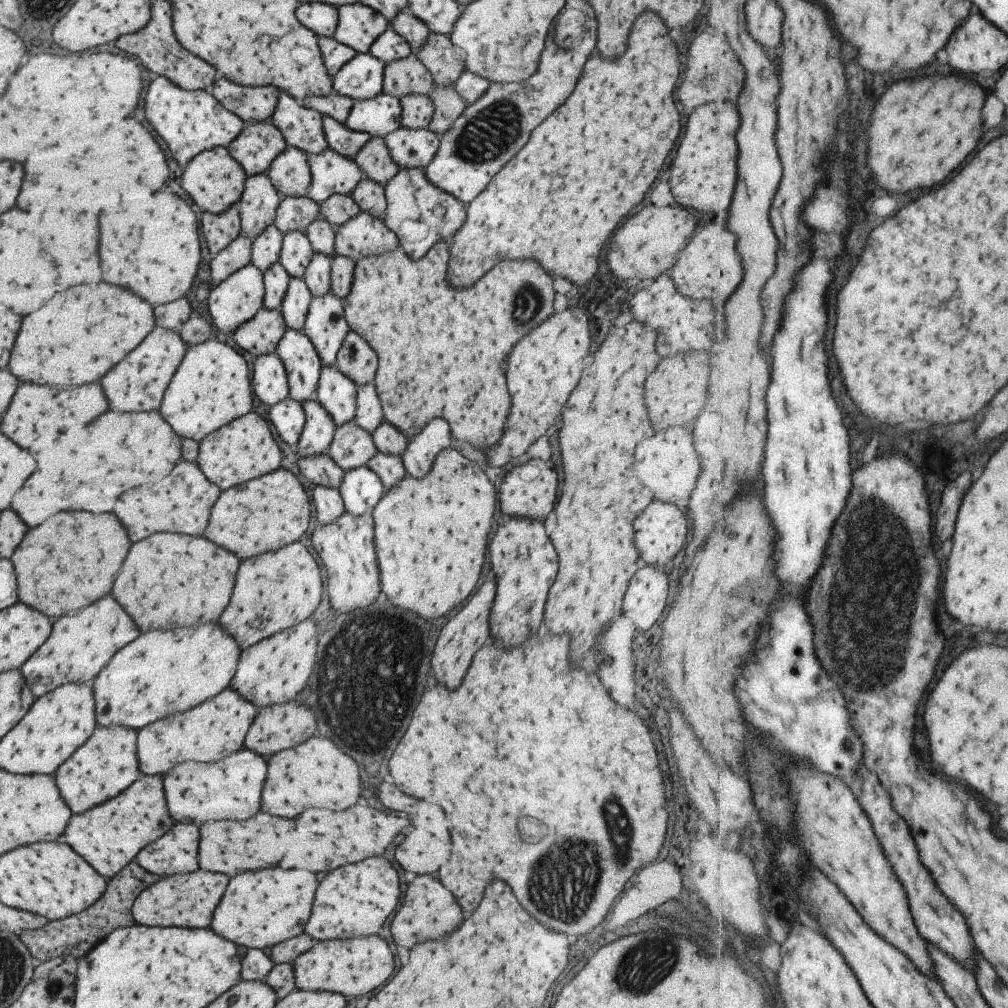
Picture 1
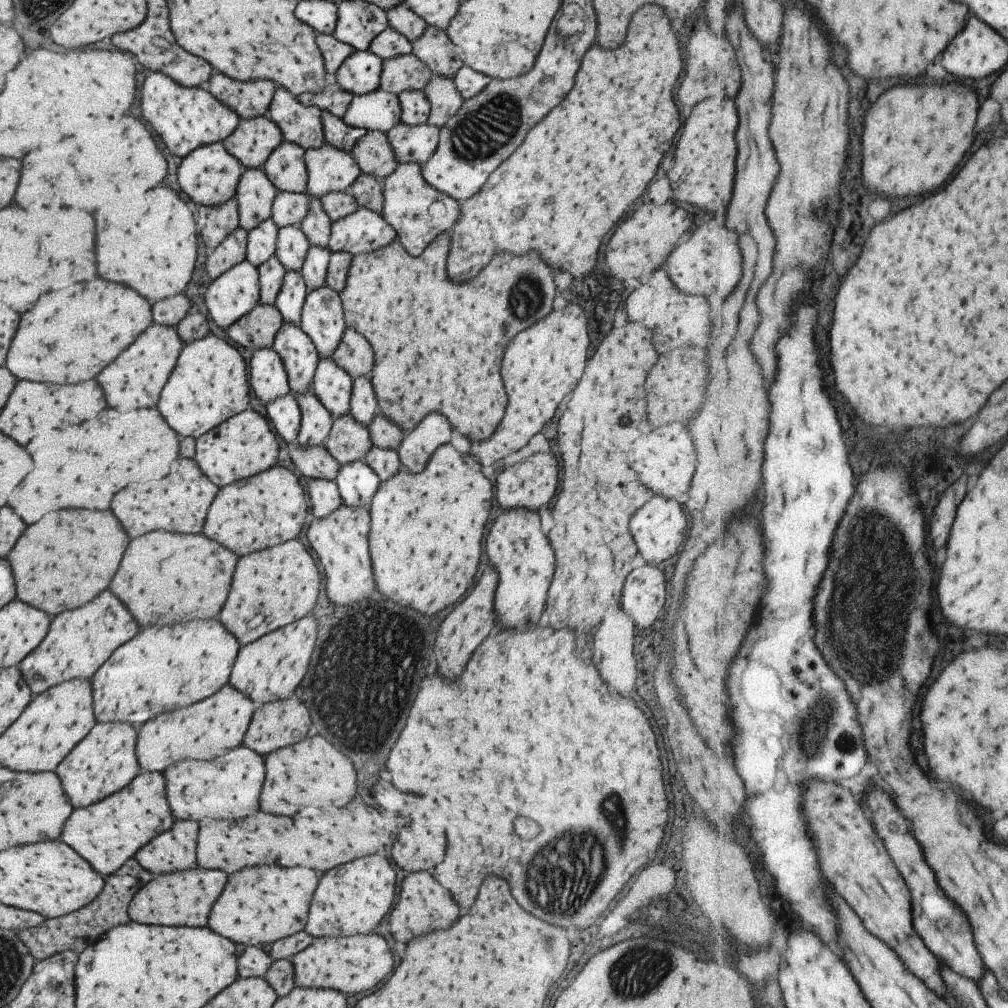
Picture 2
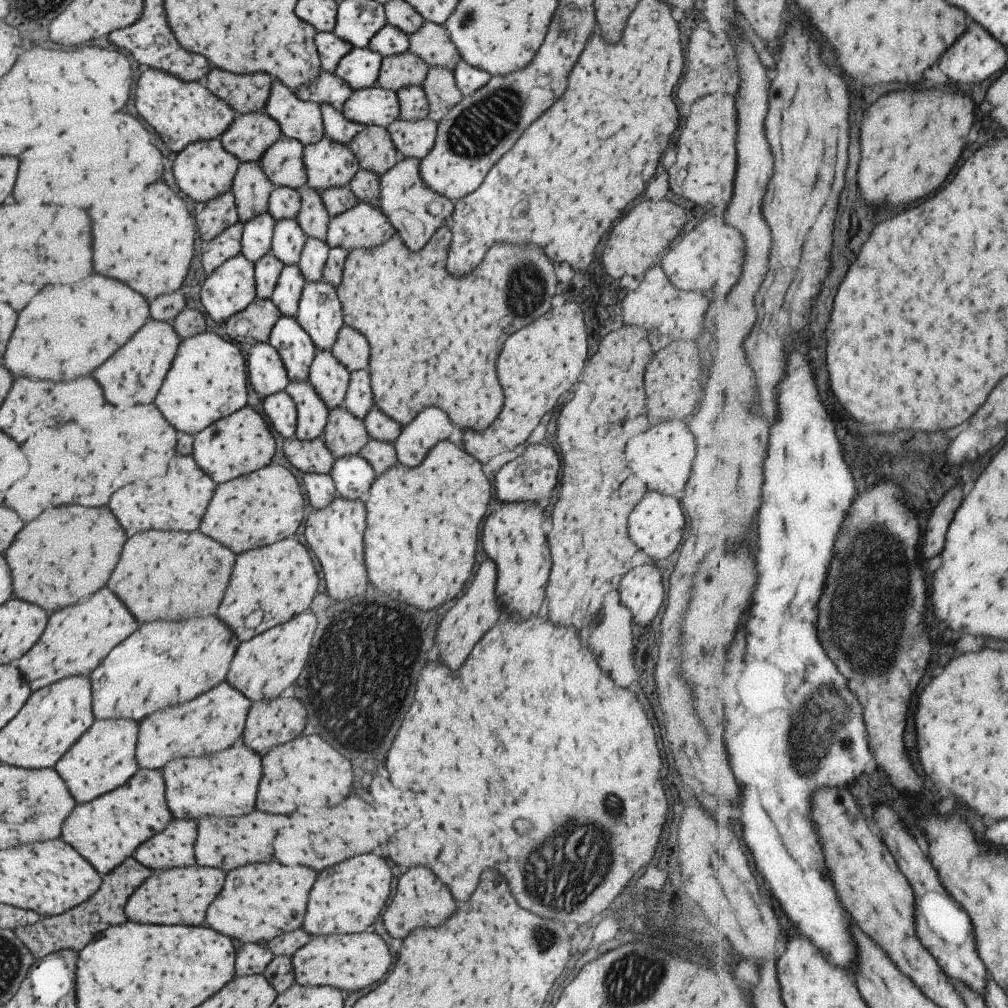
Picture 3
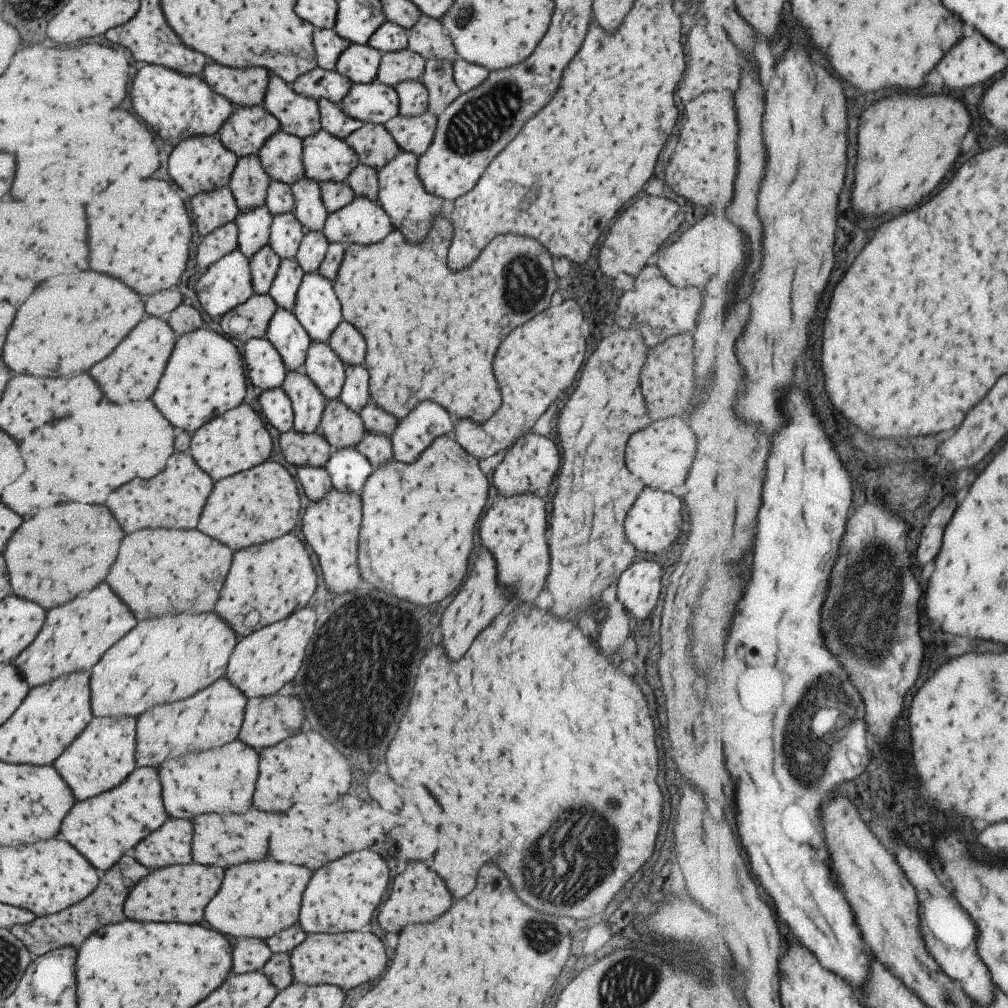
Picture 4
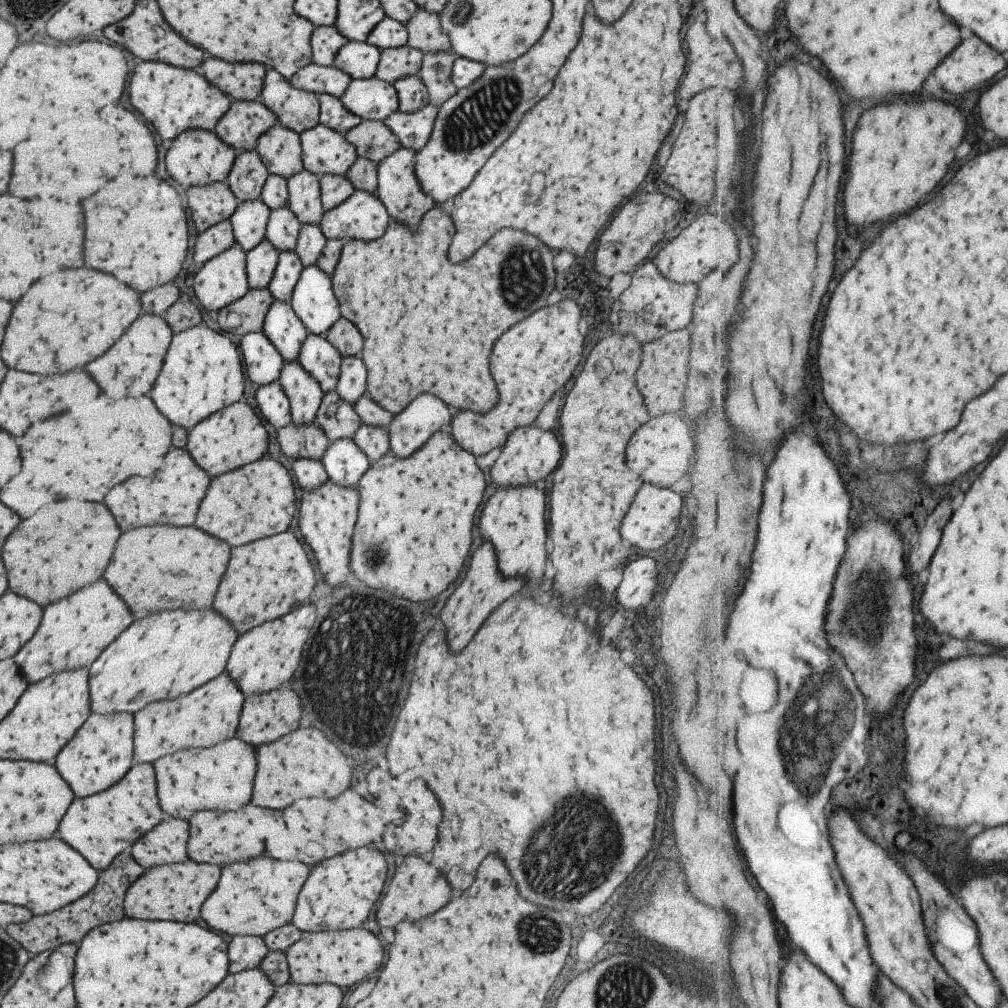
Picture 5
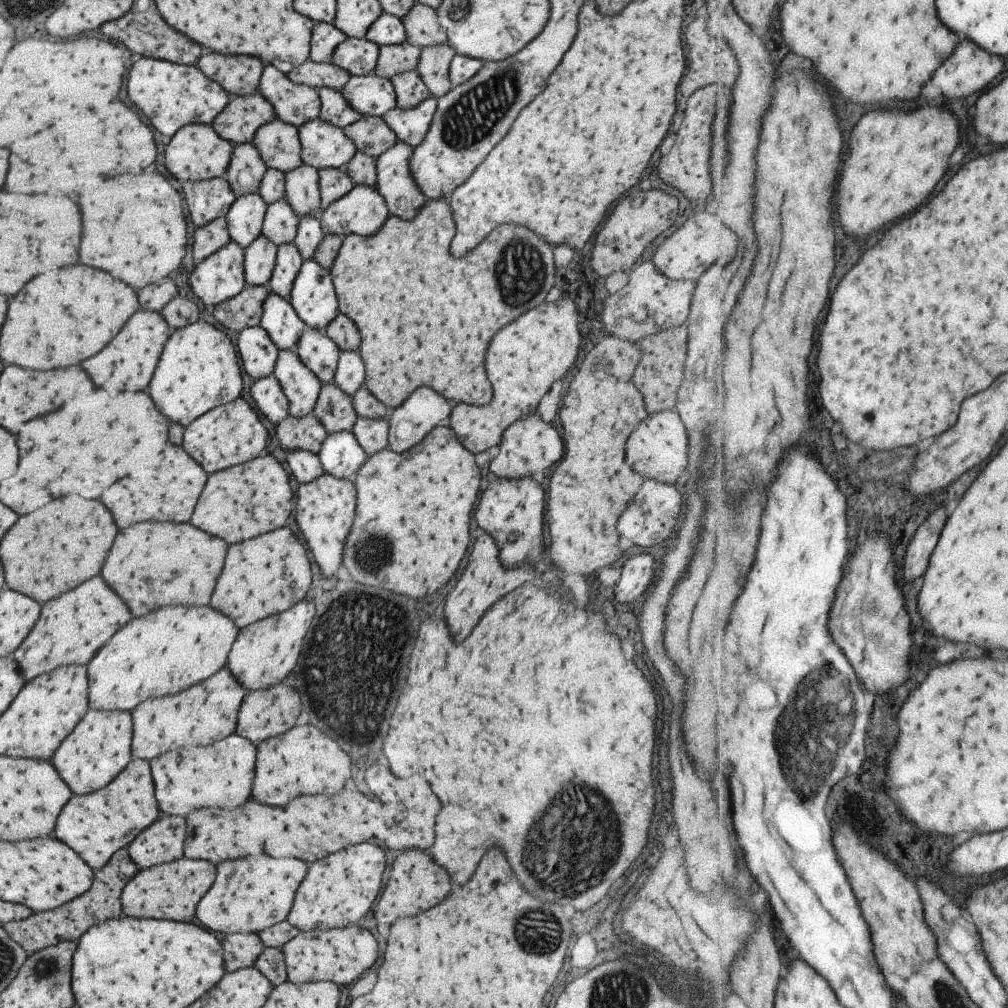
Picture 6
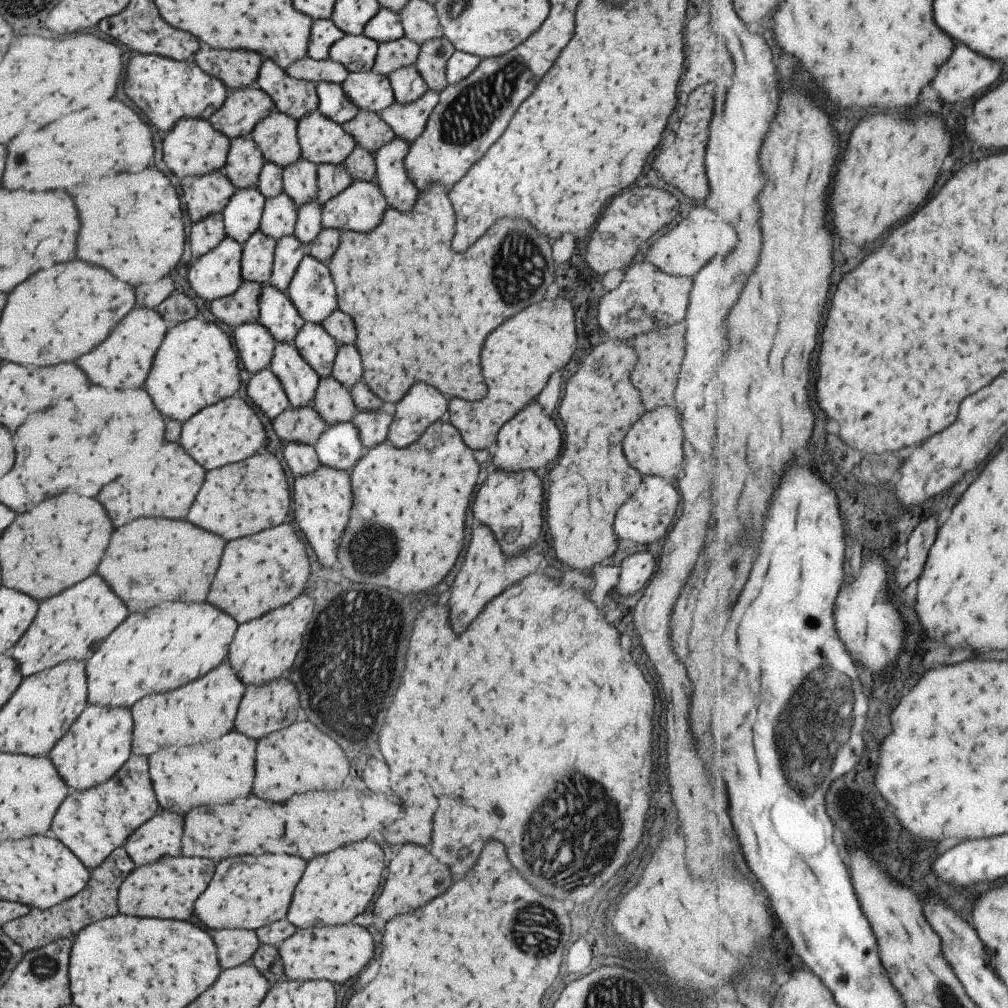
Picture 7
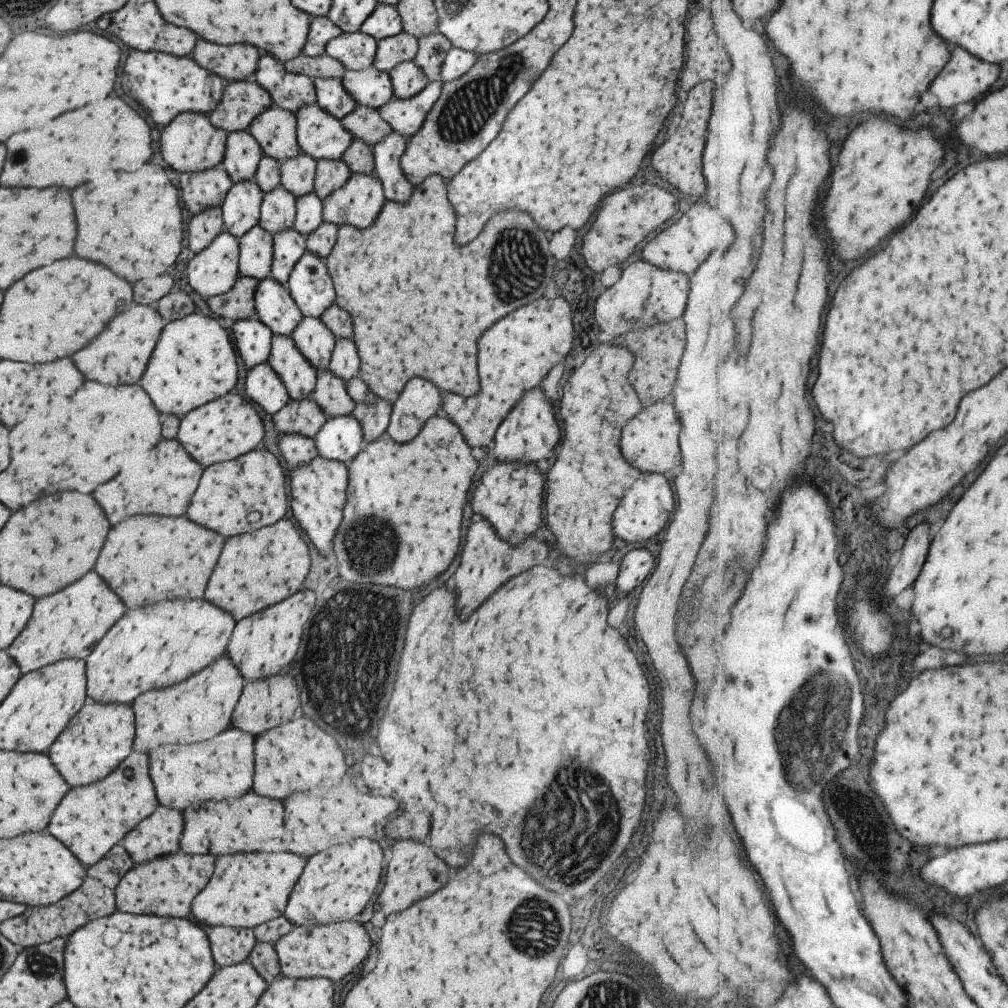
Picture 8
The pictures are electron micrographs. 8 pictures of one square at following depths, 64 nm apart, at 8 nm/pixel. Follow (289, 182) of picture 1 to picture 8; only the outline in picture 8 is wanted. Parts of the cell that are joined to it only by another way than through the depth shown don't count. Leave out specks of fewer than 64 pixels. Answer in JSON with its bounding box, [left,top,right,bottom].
[247,104,299,163]

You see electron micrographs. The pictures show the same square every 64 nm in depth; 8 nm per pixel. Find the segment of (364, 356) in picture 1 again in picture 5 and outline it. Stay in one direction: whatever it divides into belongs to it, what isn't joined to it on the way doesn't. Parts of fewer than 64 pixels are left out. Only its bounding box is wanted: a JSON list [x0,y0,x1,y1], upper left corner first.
[324,317,361,358]

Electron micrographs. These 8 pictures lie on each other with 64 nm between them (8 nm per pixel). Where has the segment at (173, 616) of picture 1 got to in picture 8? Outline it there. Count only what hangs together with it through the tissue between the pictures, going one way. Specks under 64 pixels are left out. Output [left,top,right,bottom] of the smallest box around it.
[95,516,221,608]

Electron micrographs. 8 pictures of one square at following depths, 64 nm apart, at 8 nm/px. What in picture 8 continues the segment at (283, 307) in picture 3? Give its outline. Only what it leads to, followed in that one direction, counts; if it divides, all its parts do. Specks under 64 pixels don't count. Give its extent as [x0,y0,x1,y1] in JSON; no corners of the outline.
[268,228,305,286]

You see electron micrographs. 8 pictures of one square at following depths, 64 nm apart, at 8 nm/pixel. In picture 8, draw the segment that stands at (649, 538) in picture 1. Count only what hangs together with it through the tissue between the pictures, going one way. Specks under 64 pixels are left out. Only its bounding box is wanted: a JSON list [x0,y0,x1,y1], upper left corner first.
[611,472,676,542]

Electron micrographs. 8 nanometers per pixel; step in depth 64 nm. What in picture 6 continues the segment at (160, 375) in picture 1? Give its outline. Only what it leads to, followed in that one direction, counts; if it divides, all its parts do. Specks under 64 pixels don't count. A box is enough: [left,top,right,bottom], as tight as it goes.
[81,310,173,392]

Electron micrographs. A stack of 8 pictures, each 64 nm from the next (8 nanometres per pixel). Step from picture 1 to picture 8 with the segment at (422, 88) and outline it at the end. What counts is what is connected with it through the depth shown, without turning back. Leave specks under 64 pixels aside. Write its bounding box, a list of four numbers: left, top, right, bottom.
[372,31,417,73]

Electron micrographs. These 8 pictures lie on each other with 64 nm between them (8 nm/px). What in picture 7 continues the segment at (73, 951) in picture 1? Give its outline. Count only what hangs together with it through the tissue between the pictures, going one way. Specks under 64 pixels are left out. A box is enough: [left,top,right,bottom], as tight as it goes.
[2,847,136,953]

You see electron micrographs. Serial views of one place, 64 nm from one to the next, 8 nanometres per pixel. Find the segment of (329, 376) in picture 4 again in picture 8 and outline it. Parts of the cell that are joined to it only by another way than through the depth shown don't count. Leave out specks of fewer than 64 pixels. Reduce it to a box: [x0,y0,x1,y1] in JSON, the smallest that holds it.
[290,317,336,372]

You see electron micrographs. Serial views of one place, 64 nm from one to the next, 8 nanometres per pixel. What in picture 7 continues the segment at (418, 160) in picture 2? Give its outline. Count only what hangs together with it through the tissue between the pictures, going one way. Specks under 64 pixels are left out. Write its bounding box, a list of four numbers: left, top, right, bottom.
[378,89,438,144]

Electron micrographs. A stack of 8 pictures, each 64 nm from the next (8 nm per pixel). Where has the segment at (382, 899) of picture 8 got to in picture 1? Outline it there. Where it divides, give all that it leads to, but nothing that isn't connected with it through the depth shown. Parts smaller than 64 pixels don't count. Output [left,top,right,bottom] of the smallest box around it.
[389,875,463,948]

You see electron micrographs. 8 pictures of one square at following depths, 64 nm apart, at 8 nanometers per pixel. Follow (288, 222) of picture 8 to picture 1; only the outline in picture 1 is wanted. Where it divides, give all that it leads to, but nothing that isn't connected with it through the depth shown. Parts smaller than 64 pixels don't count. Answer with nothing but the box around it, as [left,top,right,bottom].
[277,232,313,279]

